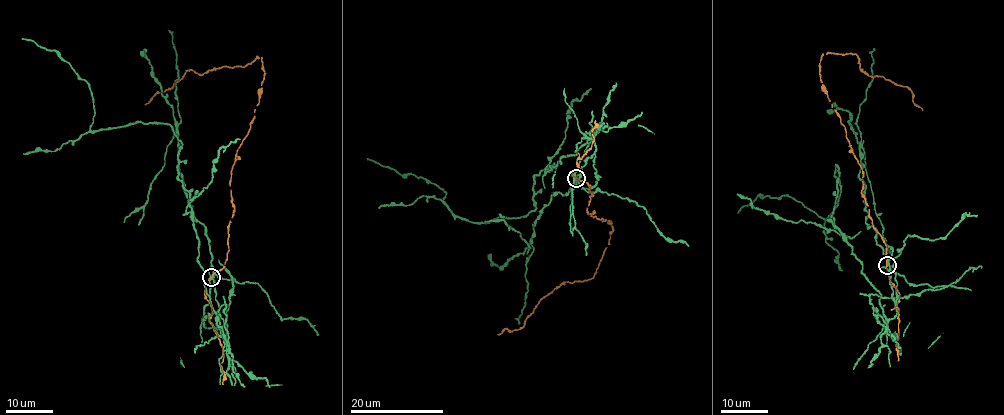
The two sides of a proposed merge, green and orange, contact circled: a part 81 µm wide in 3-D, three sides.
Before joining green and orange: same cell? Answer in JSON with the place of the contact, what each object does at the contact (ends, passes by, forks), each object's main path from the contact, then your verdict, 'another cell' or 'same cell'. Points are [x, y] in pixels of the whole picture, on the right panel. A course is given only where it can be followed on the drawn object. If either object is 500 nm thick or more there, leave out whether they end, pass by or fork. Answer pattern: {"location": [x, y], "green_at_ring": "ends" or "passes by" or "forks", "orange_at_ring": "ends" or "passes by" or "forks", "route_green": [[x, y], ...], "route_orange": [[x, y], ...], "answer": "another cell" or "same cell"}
{"location": [887, 265], "green_at_ring": "forks", "orange_at_ring": "ends", "route_green": [[886, 265], [888, 319], [832, 222], [836, 164], [828, 217], [787, 195], [758, 195], [737, 213]], "route_orange": [[886, 265], [862, 194], [862, 169], [822, 84], [820, 56], [857, 55], [860, 70], [908, 87], [922, 110]], "answer": "another cell"}

